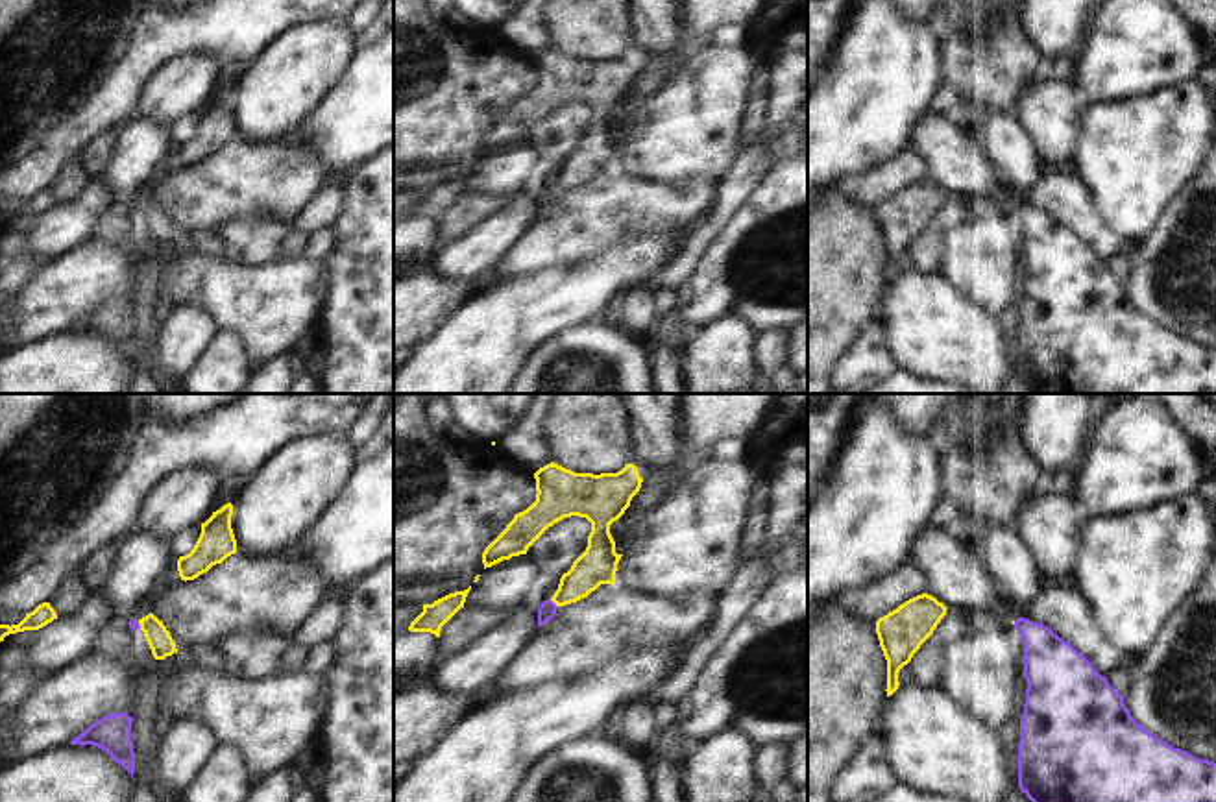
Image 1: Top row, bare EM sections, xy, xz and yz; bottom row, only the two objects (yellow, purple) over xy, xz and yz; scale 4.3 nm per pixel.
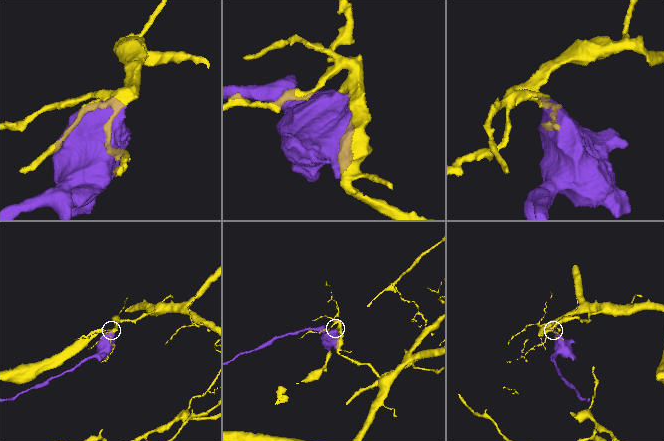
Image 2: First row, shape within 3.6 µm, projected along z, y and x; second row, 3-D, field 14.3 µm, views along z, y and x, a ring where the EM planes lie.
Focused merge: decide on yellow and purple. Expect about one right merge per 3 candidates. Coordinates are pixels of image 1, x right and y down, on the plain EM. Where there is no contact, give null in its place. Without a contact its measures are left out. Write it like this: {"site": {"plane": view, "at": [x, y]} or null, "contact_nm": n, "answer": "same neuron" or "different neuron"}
{"site": {"plane": "xz", "at": [553, 187]}, "contact_nm": 50, "answer": "different neuron"}

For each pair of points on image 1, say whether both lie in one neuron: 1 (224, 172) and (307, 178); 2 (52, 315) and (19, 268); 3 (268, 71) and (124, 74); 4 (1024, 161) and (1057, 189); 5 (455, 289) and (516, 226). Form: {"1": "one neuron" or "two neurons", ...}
{"1": "one neuron", "2": "two neurons", "3": "two neurons", "4": "two neurons", "5": "two neurons"}

